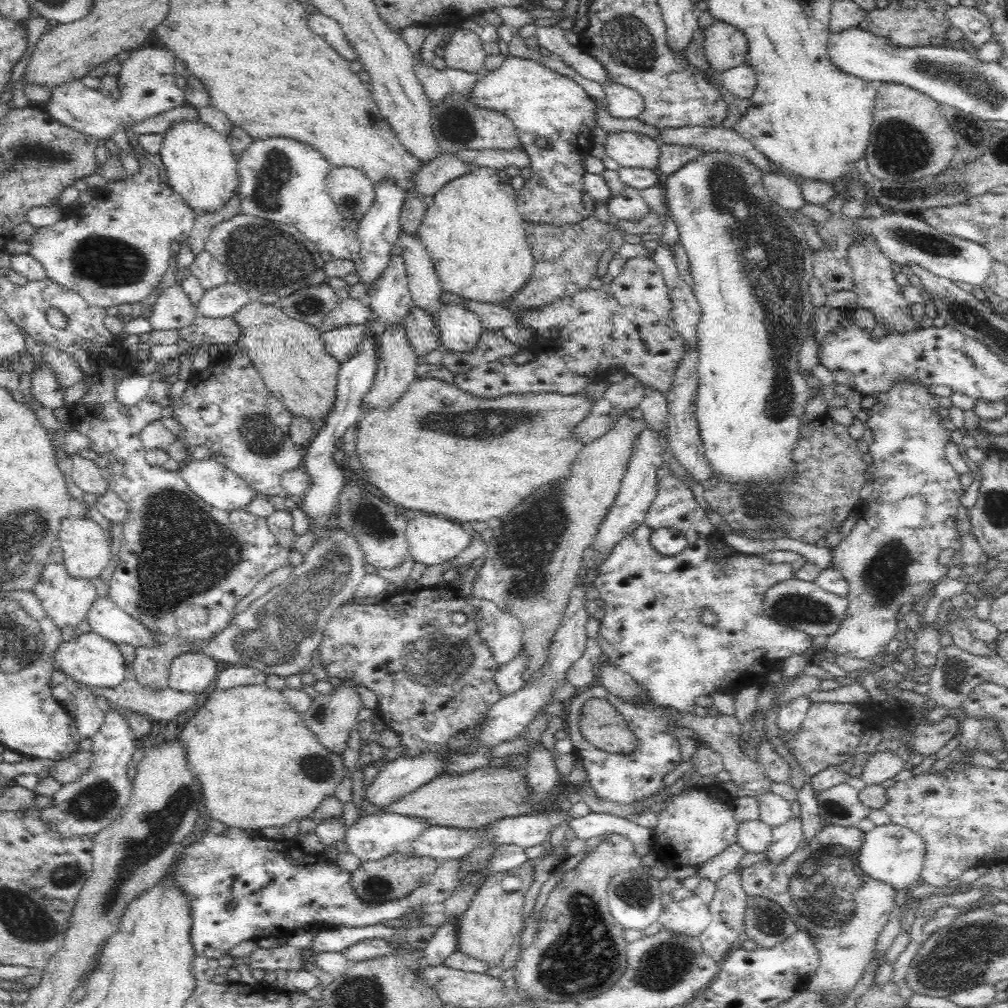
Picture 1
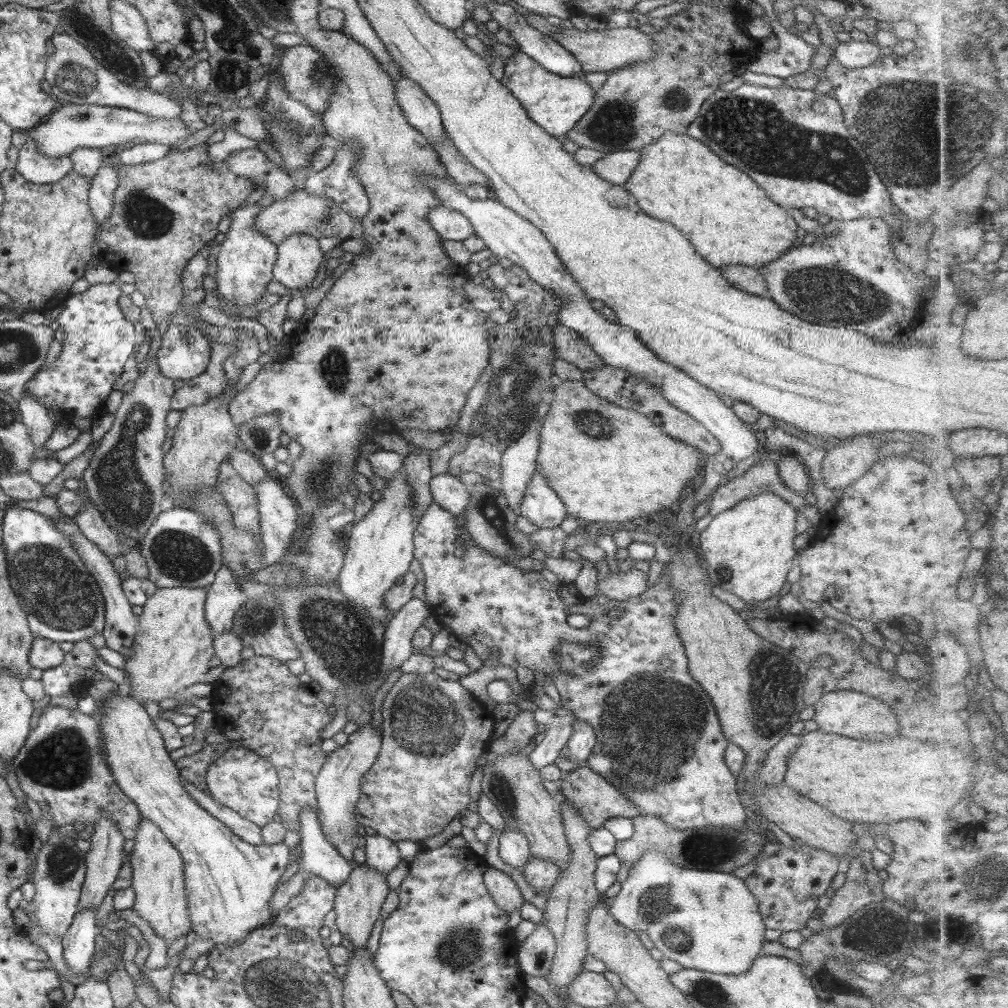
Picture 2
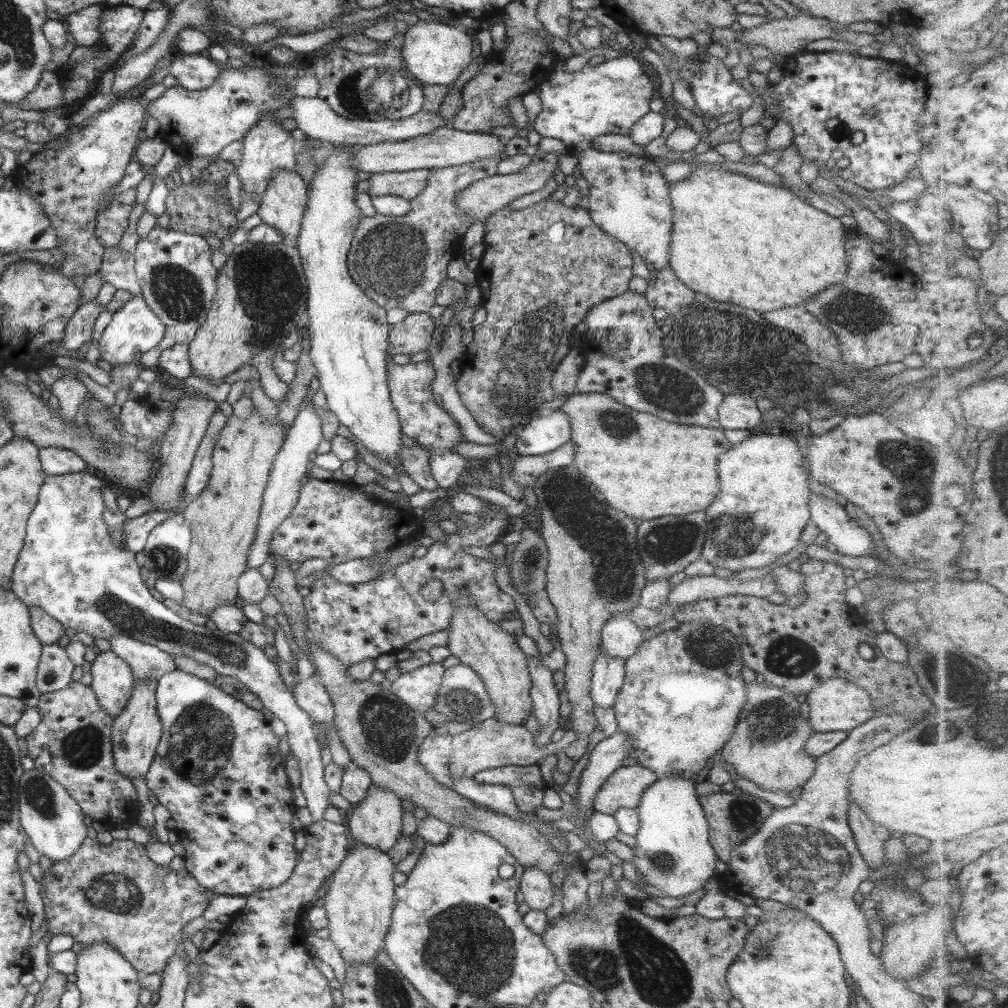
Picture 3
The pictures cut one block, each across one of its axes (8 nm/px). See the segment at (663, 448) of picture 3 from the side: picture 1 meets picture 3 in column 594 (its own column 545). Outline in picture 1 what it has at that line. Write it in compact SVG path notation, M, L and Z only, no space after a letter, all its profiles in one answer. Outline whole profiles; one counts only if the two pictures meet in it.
M417 378L410 387L408 387L408 390L400 397L400 400L396 401L396 404L393 404L389 409L366 409L366 407L363 407L362 409L364 414L359 417L359 420L357 421L357 441L356 441L356 452L358 453L359 460L362 463L363 470L364 470L364 478L365 481L368 484L372 484L374 487L377 488L377 490L380 492L380 495L388 500L389 502L392 502L394 505L397 505L399 508L407 509L407 510L419 510L425 513L428 513L430 515L439 515L442 516L446 520L456 521L460 524L463 524L465 526L468 526L471 522L486 522L490 520L490 518L500 518L500 516L504 516L504 514L508 514L516 504L520 504L522 500L526 500L534 490L538 490L538 488L542 488L544 484L552 484L552 480L562 480L562 478L570 478L572 476L572 460L574 458L577 458L578 453L585 447L585 443L582 442L577 436L575 436L575 432L573 430L577 427L577 424L582 420L585 419L589 412L592 410L593 404L596 402L596 400L592 400L587 394L585 393L578 393L578 394L572 394L572 395L561 395L557 392L551 392L551 393L540 393L540 394L528 394L528 395L517 395L517 394L509 394L497 399L485 399L480 398L477 396L472 396L456 387L454 383L452 384L446 384L438 379L422 379Z

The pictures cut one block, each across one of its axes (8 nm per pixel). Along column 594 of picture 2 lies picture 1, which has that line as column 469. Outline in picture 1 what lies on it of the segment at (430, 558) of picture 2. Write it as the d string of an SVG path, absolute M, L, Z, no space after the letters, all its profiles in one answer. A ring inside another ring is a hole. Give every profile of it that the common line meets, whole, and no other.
M453 587L421 588L416 591L404 590L401 595L386 595L376 601L356 601L350 604L342 604L342 606L339 606L332 612L330 620L326 622L326 626L324 626L321 636L318 638L320 644L318 644L316 651L326 675L334 678L352 678L352 681L354 681L356 685L366 687L366 689L374 692L378 697L376 710L380 711L380 719L382 719L384 725L386 725L390 731L395 732L396 735L400 737L400 746L404 747L404 758L418 758L418 756L430 754L430 752L439 754L439 756L444 755L444 766L442 766L442 770L432 779L440 775L461 775L476 769L488 767L489 762L496 758L490 754L493 749L492 747L482 747L482 745L480 747L474 747L474 745L470 747L450 747L450 740L452 740L454 736L458 736L458 734L473 734L474 736L478 728L486 722L488 710L496 705L498 700L504 698L504 693L500 691L500 687L498 687L494 678L496 672L498 672L499 664L495 661L490 647L476 632L476 613L474 606L468 604L466 599L460 595L459 590ZM458 611L464 612L467 616L466 623L463 625L455 625L450 618L453 612Z

